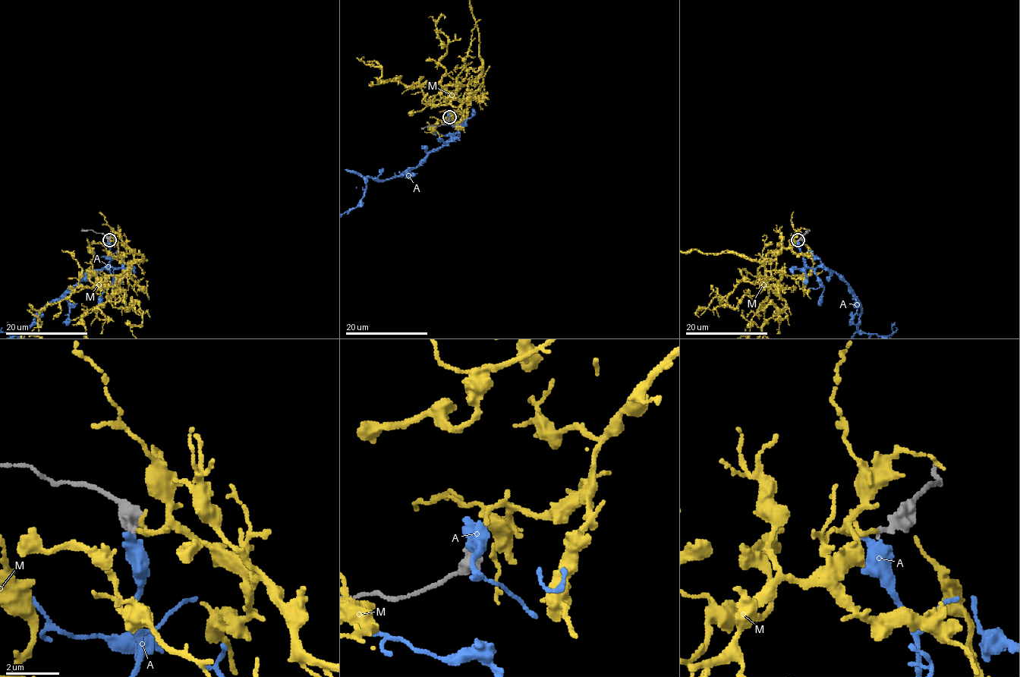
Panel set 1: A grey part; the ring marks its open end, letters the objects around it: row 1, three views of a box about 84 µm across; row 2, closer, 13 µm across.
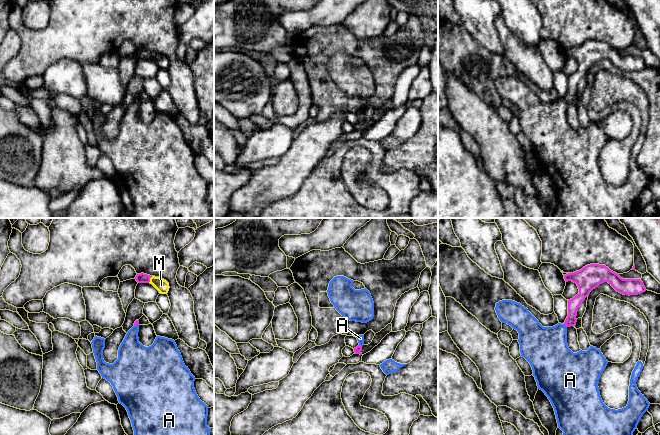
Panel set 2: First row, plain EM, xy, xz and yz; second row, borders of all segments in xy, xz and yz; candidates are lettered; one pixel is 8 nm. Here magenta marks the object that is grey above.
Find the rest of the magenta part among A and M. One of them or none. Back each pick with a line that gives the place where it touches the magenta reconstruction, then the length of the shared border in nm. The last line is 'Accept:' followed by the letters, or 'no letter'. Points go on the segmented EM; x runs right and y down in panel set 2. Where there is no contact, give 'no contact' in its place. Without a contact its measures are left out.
M: contact xy (149, 279); length 70 nm
Accept: M

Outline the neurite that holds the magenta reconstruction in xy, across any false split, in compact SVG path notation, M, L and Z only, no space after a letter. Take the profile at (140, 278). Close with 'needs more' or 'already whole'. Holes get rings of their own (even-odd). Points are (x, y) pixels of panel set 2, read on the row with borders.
M141 273L137 274L135 279L138 283L152 284L161 294L167 294L170 288L169 283L161 277L155 277Z | needs more

